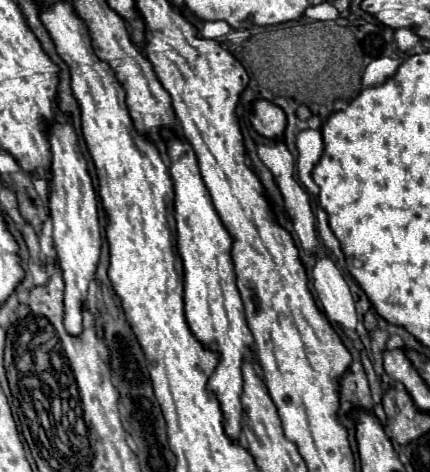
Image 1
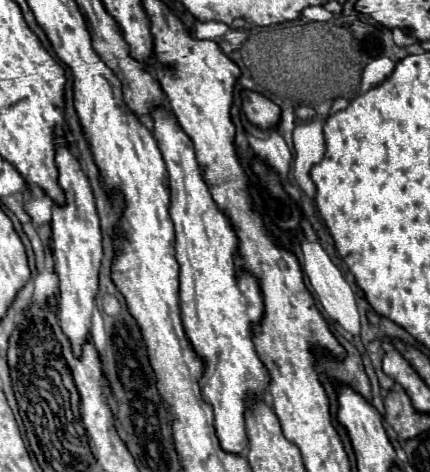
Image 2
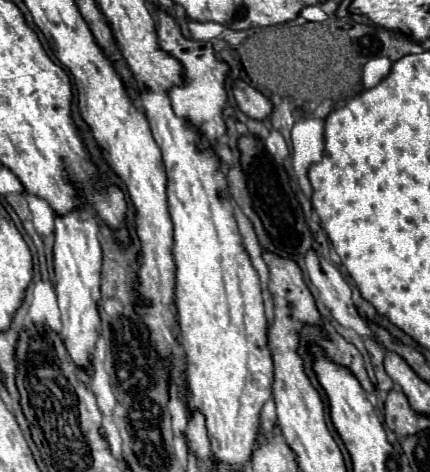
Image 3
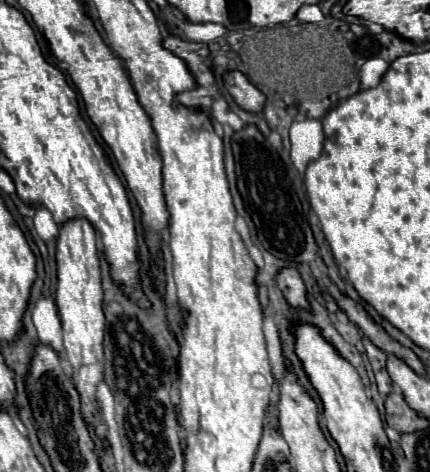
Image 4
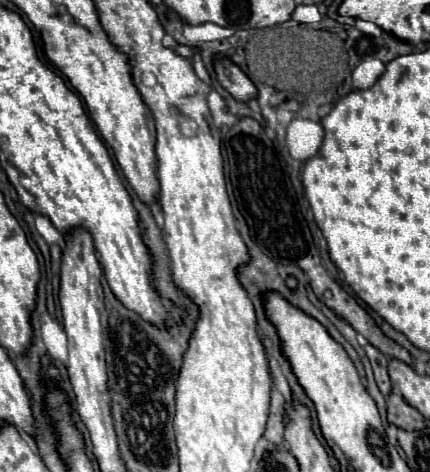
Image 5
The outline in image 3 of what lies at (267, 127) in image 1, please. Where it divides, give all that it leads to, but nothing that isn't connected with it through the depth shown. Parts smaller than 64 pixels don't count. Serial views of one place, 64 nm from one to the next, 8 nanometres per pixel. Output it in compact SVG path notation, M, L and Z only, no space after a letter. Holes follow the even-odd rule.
M236 80L232 86L232 92L238 102L238 108L246 116L250 116L254 120L266 120L270 116L272 102L264 94L260 94L256 88L246 84L244 80Z

